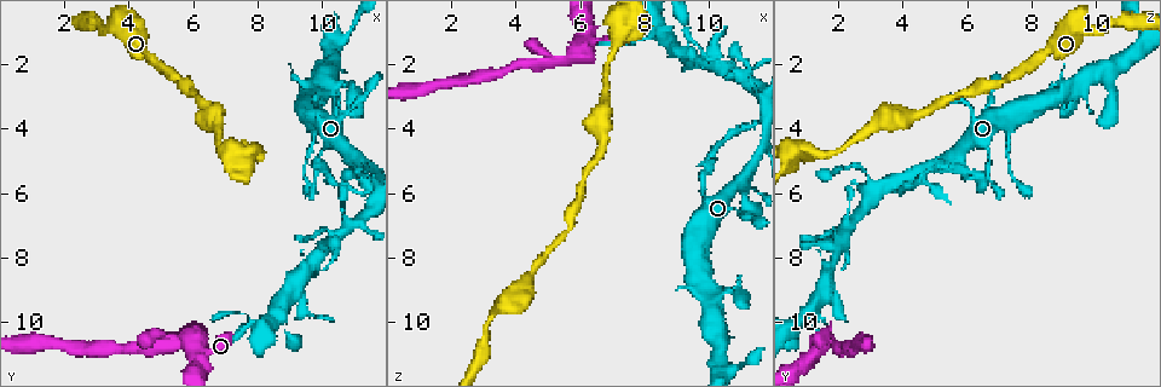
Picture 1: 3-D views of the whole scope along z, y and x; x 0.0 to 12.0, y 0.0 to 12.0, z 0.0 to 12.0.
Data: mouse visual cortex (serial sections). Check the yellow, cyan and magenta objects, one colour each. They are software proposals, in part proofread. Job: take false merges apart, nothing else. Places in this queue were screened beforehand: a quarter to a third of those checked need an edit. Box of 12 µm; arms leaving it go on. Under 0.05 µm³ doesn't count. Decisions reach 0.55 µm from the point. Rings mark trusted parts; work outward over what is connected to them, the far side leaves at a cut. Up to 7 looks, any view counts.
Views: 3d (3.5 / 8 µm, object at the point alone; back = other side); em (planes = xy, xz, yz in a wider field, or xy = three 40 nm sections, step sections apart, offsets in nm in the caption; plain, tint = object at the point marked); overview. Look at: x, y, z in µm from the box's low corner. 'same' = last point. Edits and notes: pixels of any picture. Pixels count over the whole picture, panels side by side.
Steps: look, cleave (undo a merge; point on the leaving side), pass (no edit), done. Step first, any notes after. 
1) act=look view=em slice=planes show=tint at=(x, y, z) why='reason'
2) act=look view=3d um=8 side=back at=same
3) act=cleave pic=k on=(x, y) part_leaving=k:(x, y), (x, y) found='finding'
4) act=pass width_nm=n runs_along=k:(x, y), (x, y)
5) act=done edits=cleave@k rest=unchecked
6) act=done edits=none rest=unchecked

act=look view=3d um=8 at=(7.4, 4.6, 0.9) why='thick turns thin'

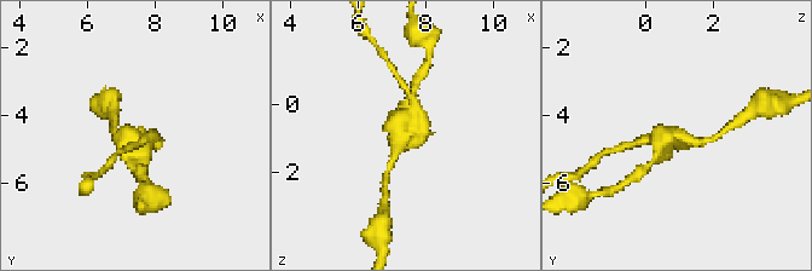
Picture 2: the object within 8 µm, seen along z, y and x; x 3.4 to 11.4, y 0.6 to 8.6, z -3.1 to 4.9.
act=look view=em slice=xy step=5 show=tint at=(7.3, 4.6, 1.0) why='need the tissue'

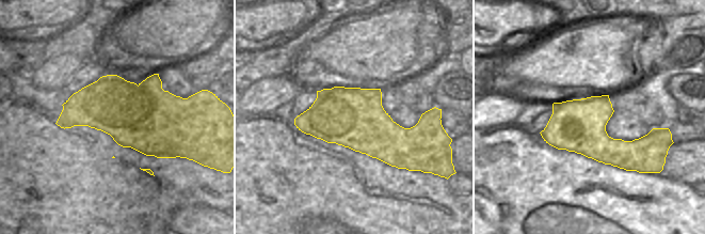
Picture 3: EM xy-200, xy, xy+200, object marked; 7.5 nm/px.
act=cleave pic=2 on=(628, 145) found='a second cell is stuck on'

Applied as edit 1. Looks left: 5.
act=look view=em slice=xy step=3 show=tint at=(5.0, 10.7, 2.0) why='side arm on a straight run'

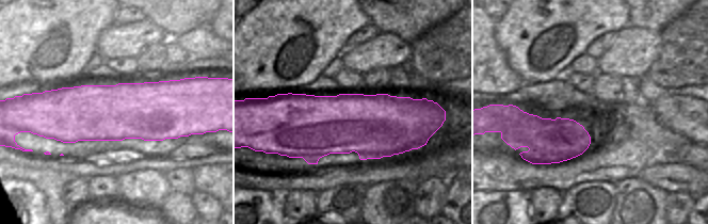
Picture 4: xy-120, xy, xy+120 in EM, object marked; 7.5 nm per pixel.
act=look view=3d um=3.5 at=same

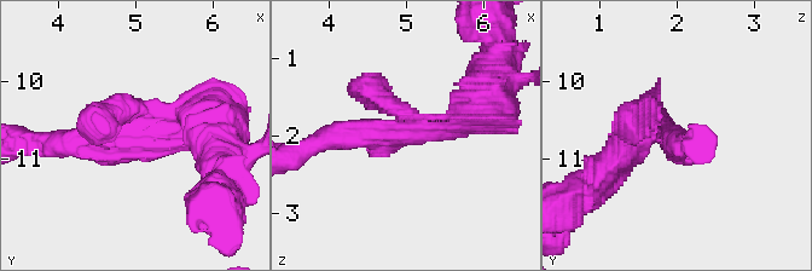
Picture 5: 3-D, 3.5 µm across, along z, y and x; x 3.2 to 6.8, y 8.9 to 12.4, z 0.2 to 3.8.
act=cleave pic=5 on=(354, 124) width_nm=480 part_leaving=5:(440, 127), (415, 133), (329, 137) found='two cells meet here'

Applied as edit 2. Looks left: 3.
act=done edits=cleave@2,cleave@5 rest=unchecked

